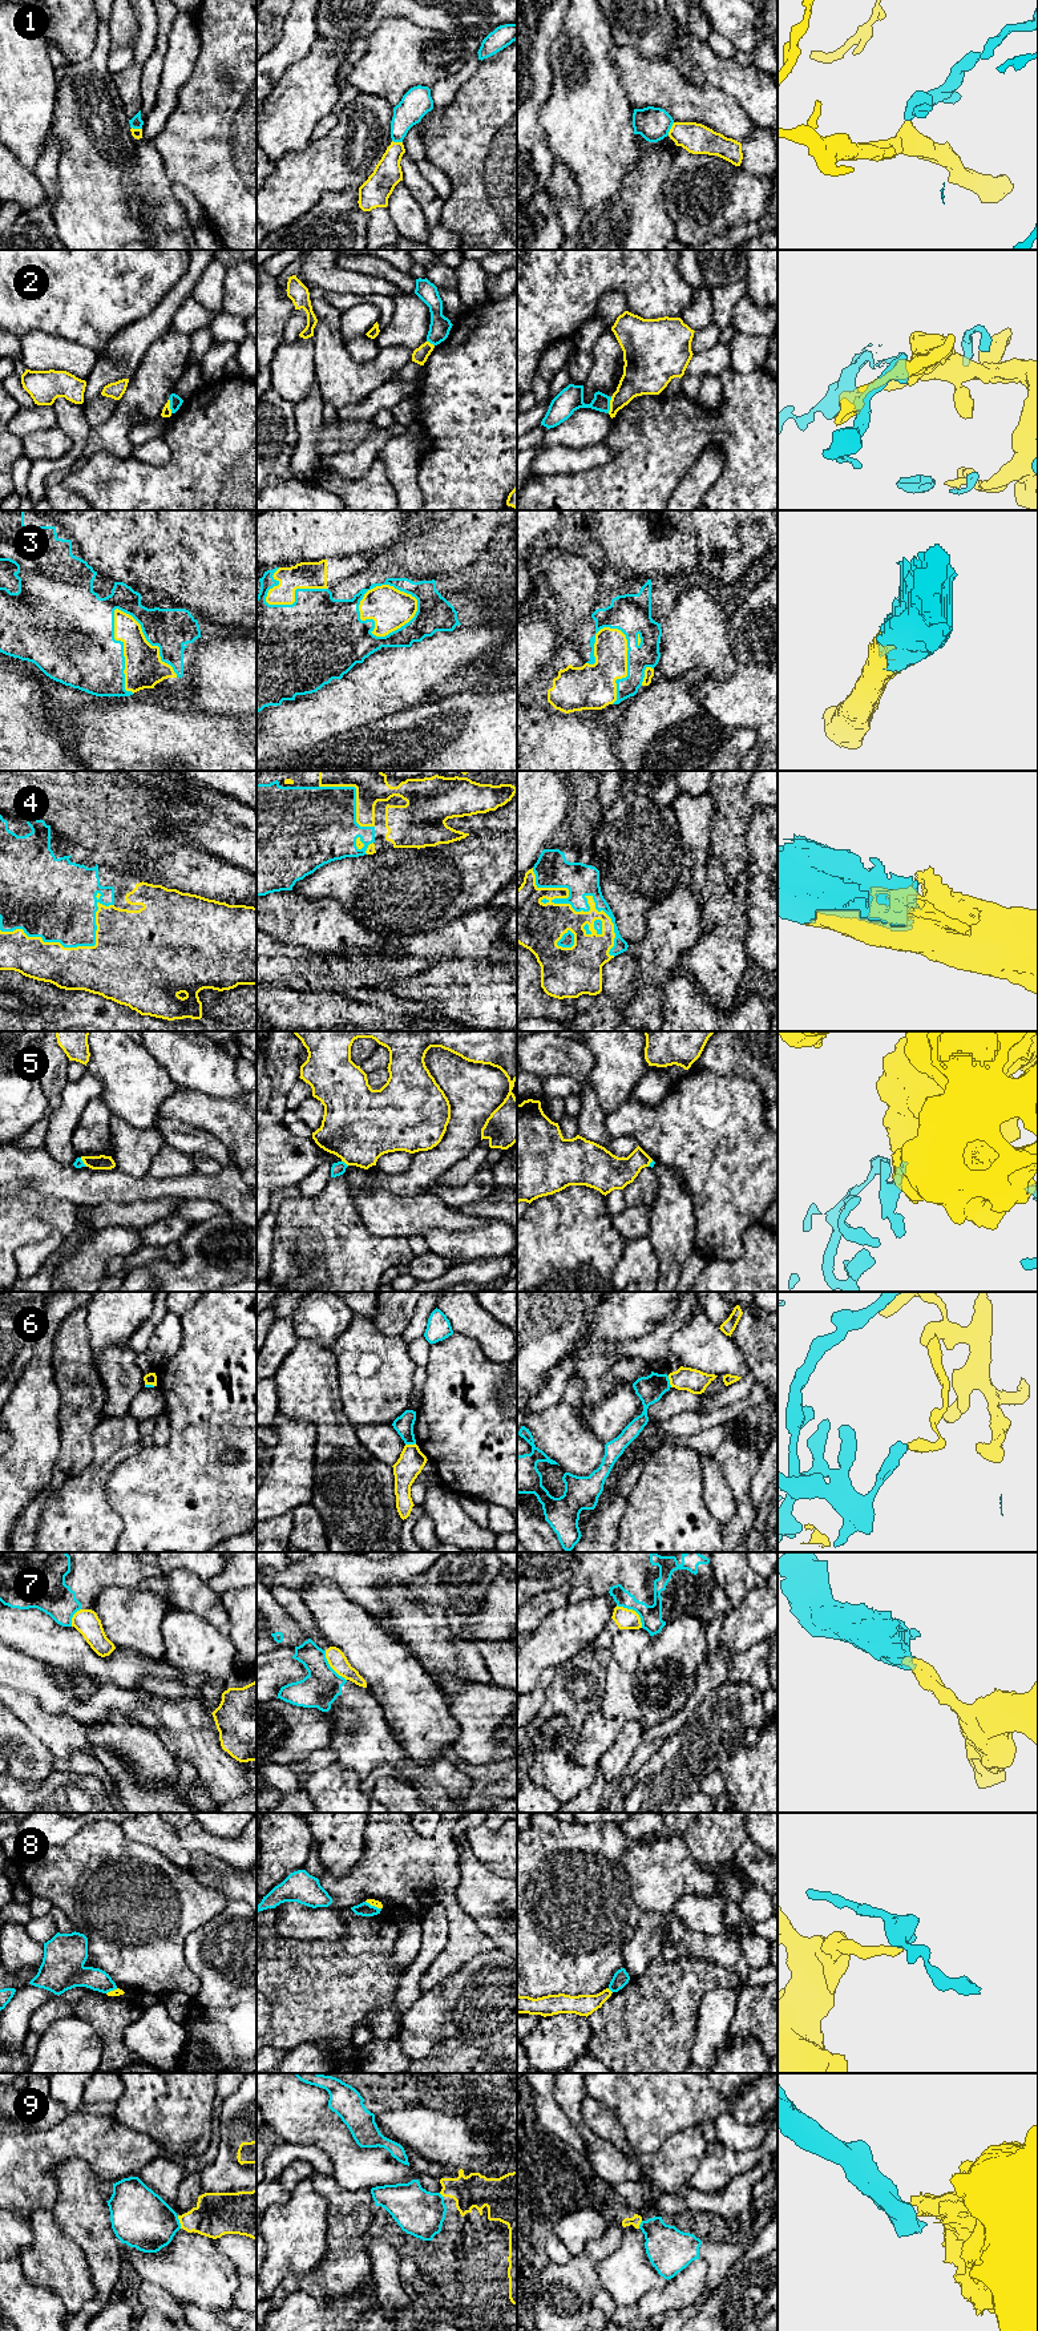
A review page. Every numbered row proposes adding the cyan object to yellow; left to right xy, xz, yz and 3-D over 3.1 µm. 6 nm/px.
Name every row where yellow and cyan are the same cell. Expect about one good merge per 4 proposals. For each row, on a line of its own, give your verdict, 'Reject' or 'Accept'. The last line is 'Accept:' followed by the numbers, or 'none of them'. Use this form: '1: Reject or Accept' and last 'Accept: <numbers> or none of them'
1: Reject
2: Reject
3: Accept
4: Accept
5: Reject
6: Reject
7: Reject
8: Reject
9: Reject
Accept: 3, 4

